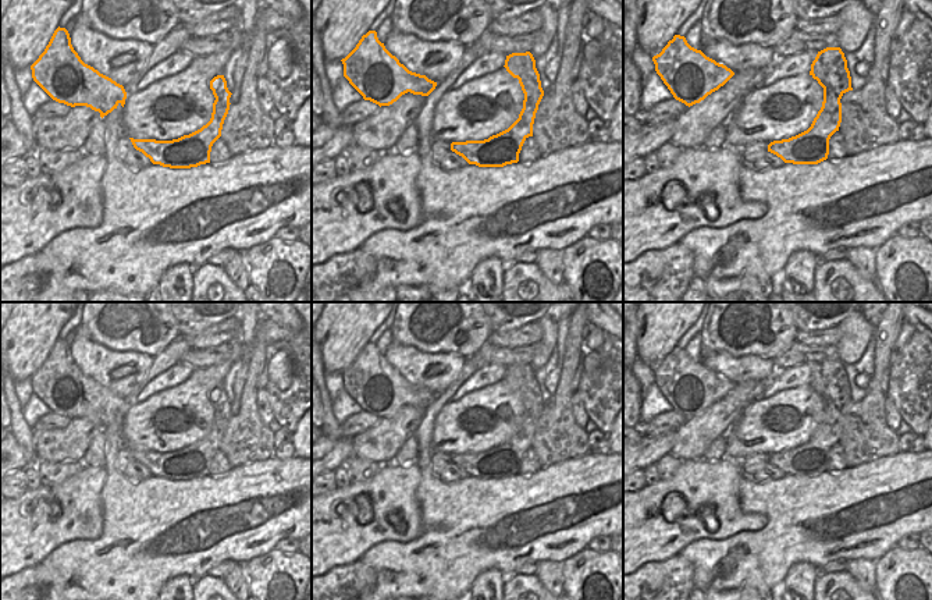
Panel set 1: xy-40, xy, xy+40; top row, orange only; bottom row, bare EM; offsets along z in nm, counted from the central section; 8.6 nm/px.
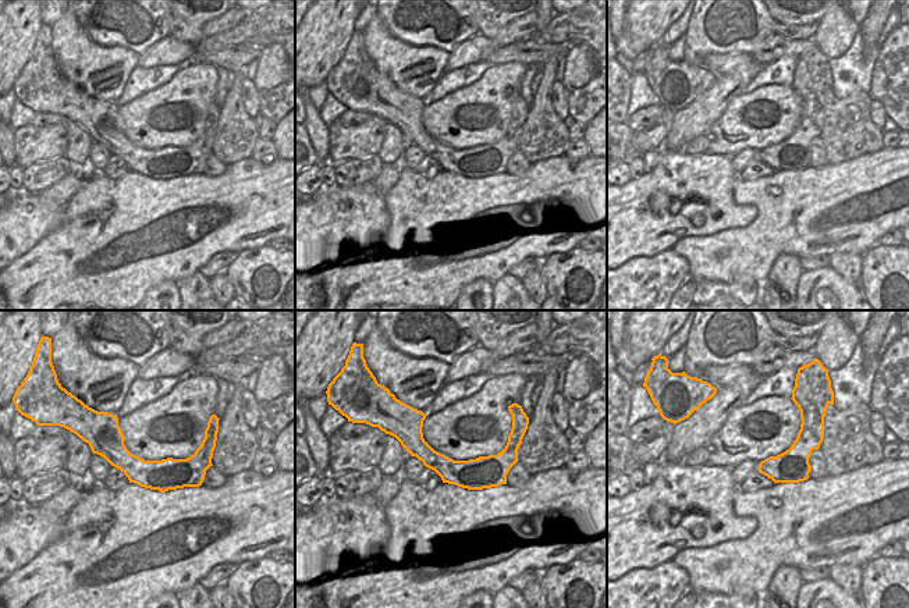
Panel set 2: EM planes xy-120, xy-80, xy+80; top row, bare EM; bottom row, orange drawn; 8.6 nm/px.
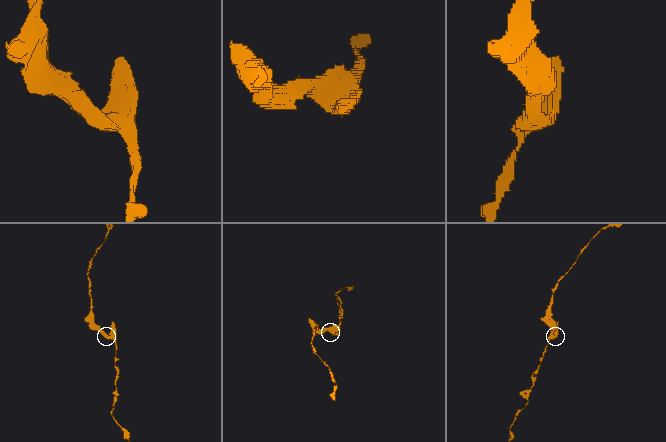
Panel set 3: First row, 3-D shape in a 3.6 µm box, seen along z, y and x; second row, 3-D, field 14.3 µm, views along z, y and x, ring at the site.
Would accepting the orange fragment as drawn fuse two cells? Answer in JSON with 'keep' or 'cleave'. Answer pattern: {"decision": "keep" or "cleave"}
{"decision": "keep"}

